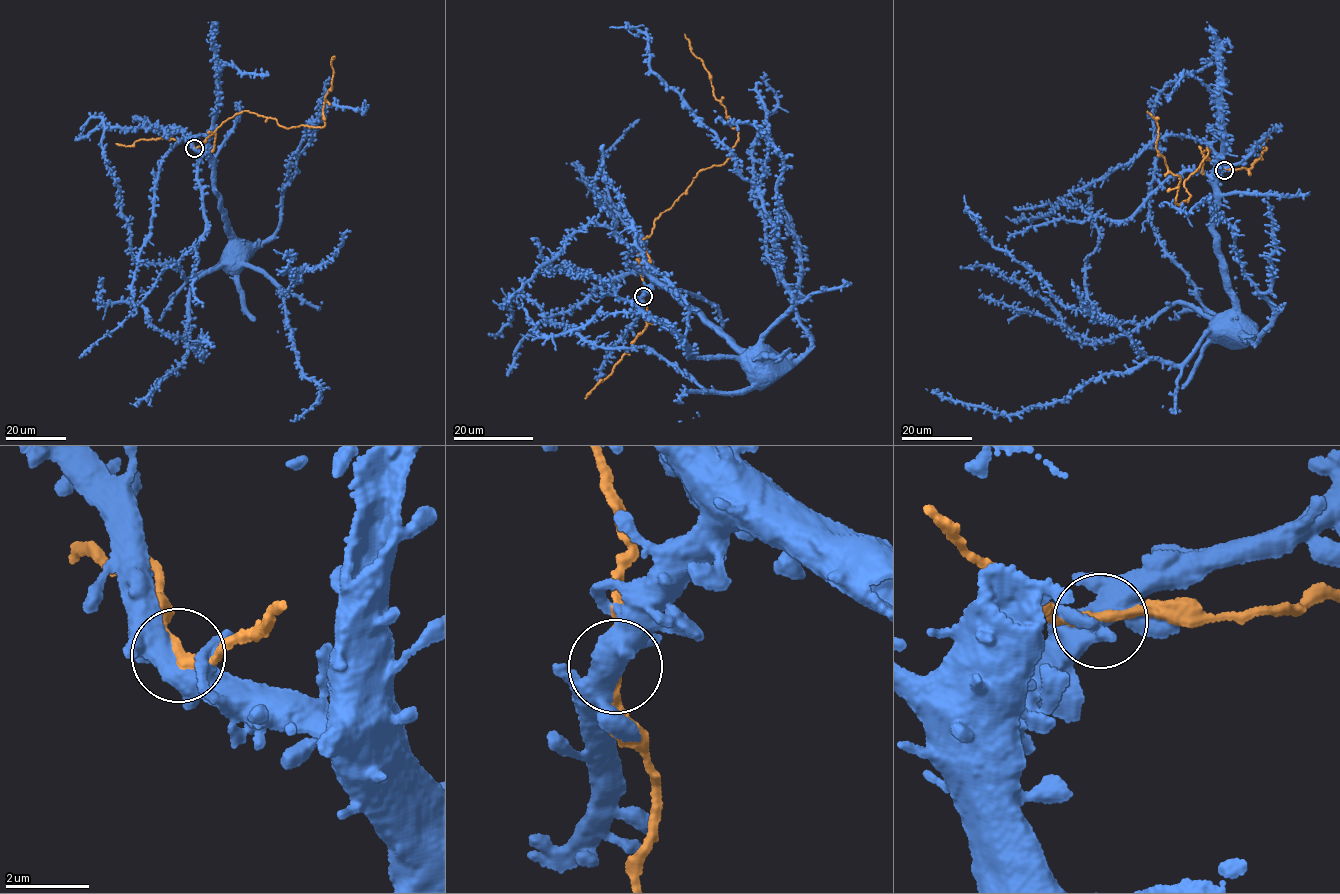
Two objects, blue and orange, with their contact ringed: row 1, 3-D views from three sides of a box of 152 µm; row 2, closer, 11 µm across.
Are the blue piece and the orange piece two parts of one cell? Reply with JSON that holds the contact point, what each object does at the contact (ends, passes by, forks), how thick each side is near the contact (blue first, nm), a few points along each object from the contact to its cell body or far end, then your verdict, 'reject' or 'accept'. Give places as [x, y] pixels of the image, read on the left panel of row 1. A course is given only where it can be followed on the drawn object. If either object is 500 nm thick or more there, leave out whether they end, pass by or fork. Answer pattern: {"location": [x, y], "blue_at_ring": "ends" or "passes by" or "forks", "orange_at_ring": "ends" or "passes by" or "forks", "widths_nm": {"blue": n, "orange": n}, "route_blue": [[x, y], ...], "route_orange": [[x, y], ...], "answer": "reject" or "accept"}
{"location": [194, 148], "blue_at_ring": "forks", "orange_at_ring": "passes by", "widths_nm": {"blue": 480, "orange": 240}, "route_blue": [[194, 148], [207, 155], [225, 232], [237, 257]], "route_orange": [[194, 148], [243, 111], [275, 119], [286, 129], [324, 126], [324, 101], [331, 86], [334, 56]], "answer": "reject"}

